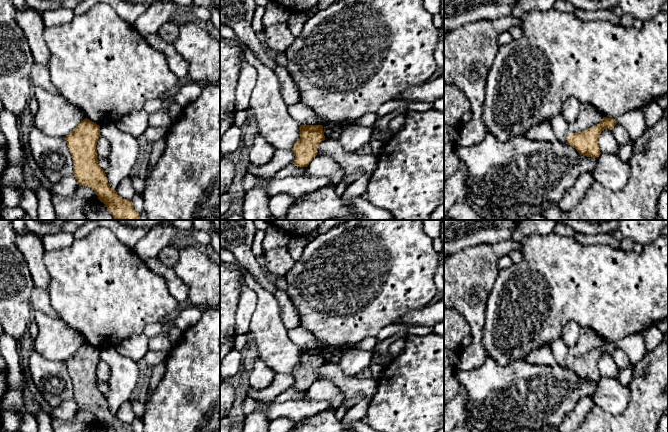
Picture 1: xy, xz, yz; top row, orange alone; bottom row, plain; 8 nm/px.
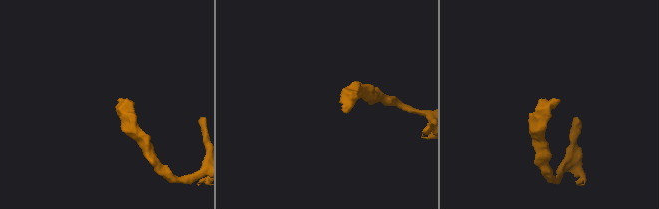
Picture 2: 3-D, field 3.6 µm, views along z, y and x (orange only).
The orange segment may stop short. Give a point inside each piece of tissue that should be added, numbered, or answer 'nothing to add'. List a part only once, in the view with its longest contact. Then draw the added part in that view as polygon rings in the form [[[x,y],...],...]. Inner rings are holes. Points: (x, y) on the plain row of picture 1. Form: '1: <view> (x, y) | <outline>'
nothing to add

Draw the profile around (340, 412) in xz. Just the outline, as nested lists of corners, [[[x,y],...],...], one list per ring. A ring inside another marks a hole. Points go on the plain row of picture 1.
[[[342,403],[339,407],[336,408],[335,417],[337,420],[342,420],[345,414],[348,411],[348,407],[345,403]]]

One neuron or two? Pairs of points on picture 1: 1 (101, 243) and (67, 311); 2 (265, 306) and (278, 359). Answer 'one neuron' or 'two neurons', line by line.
1: one neuron
2: one neuron

